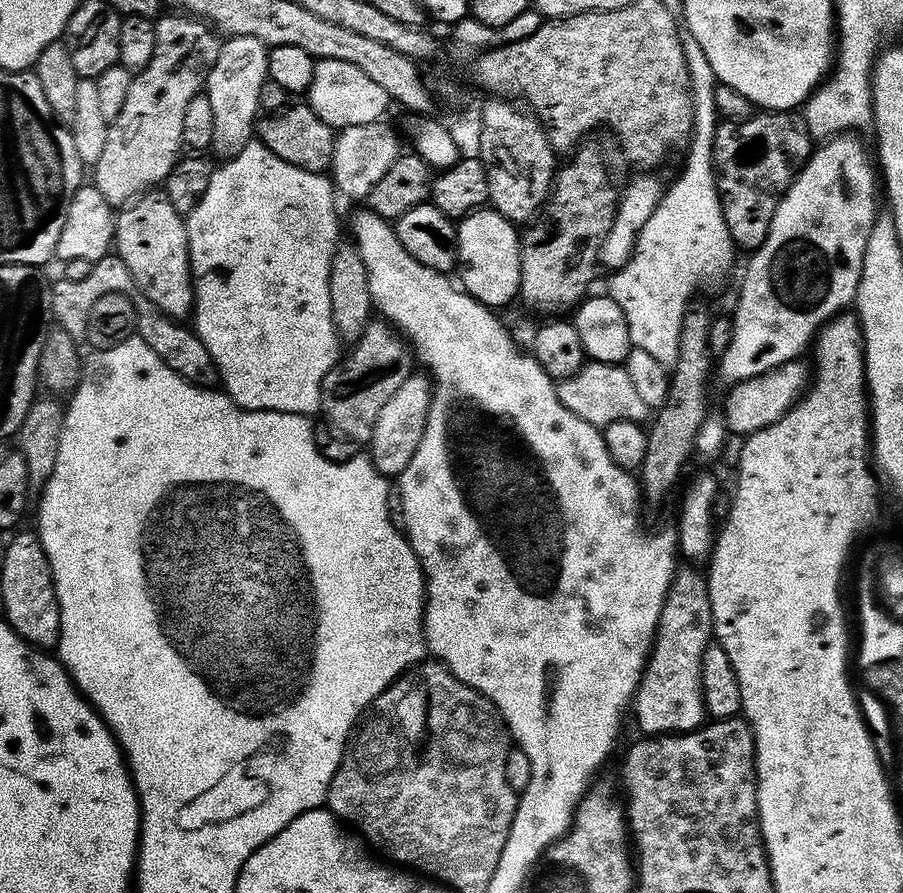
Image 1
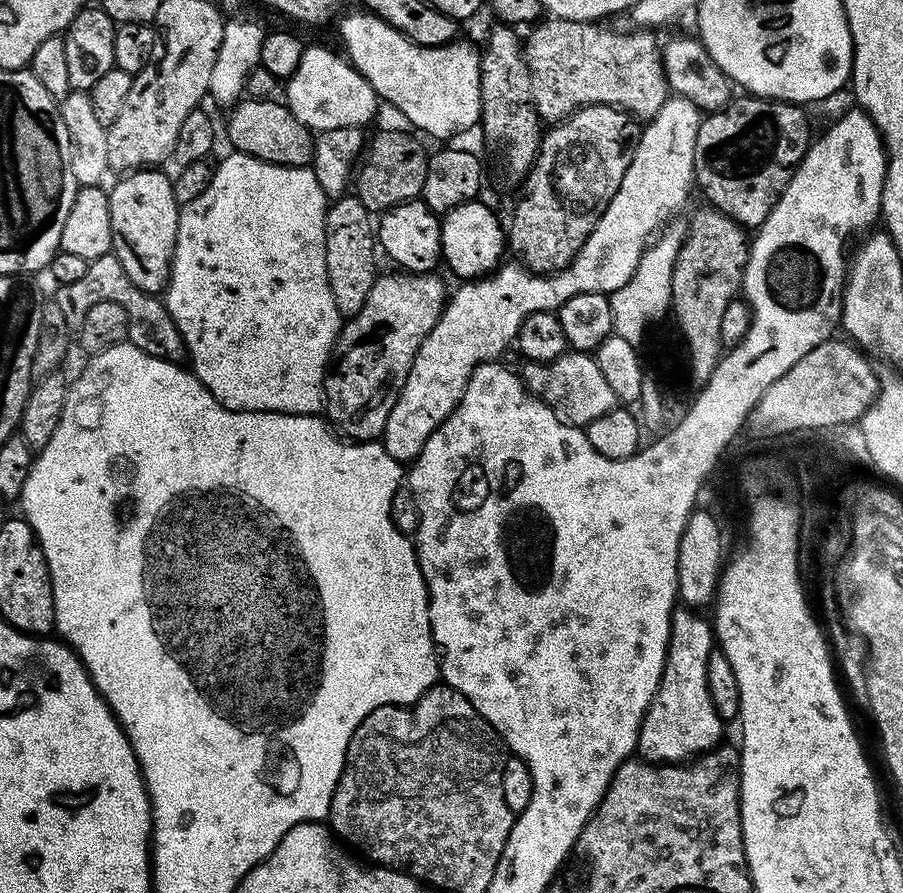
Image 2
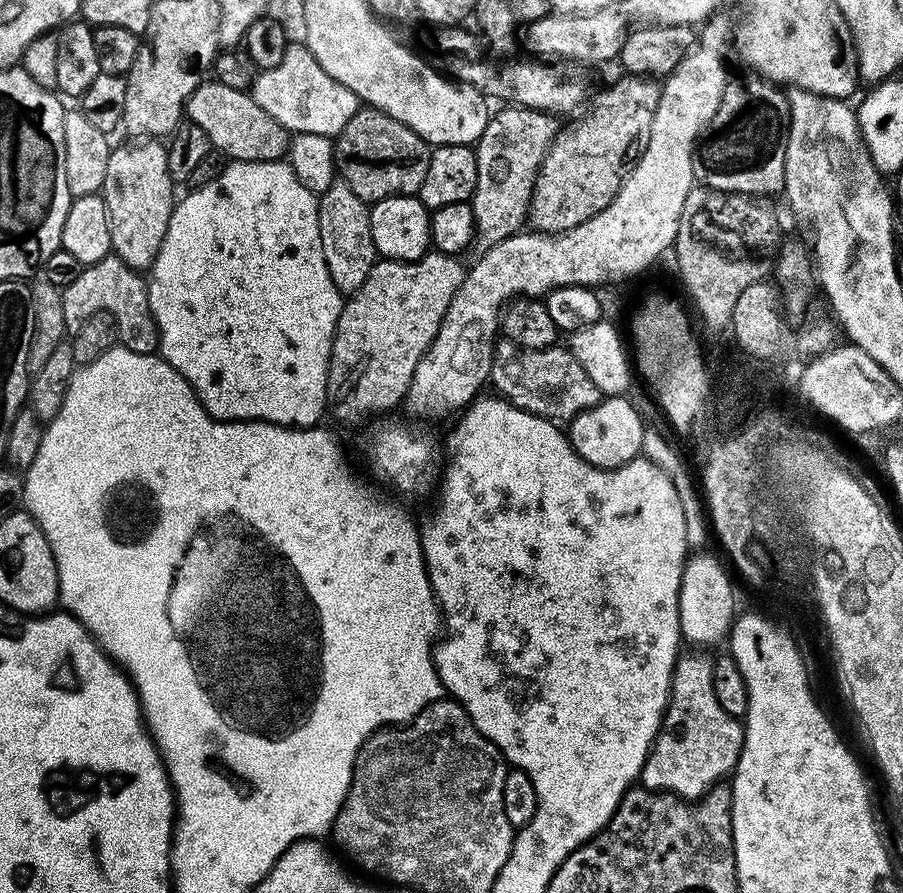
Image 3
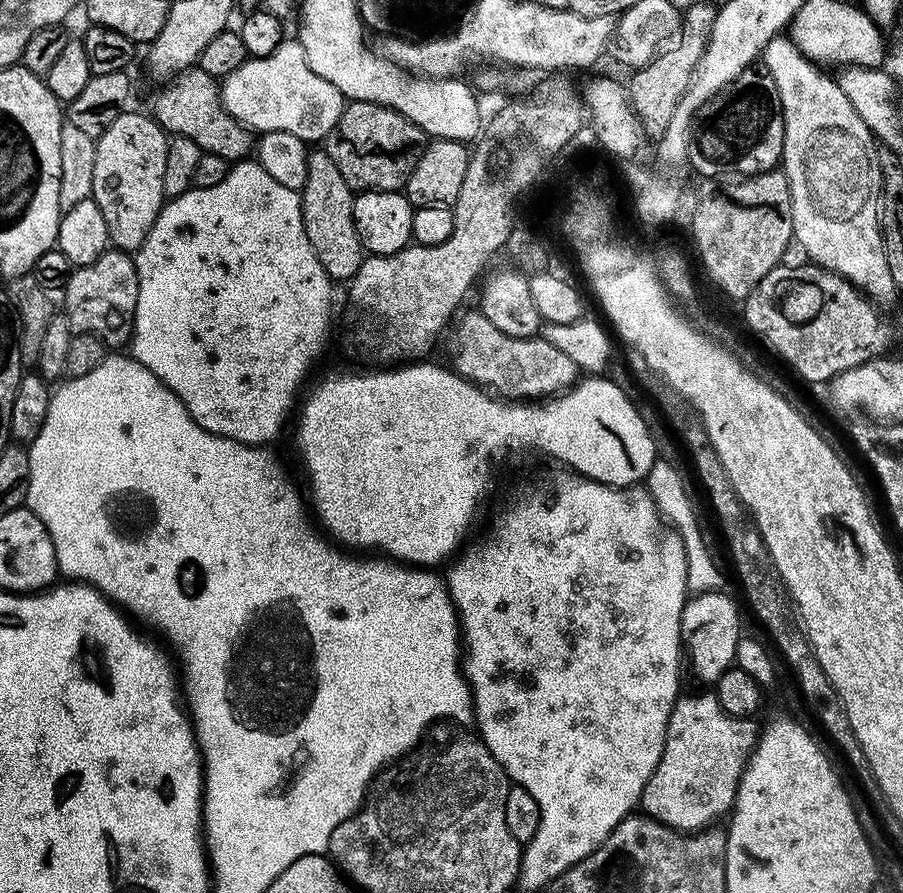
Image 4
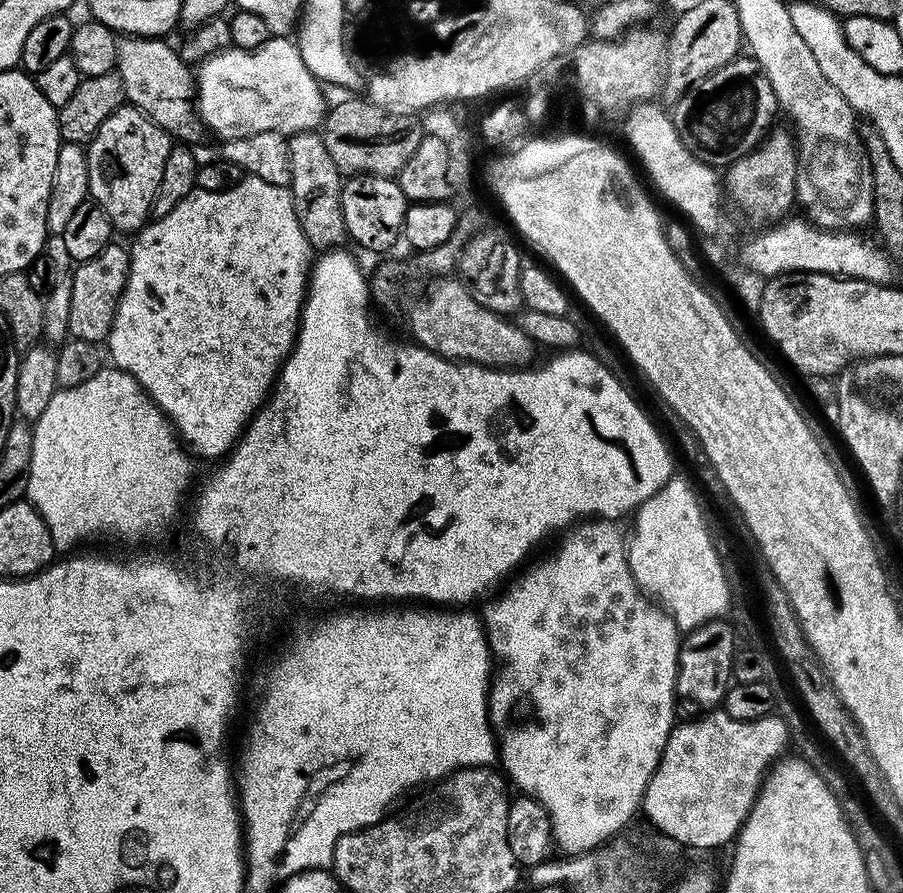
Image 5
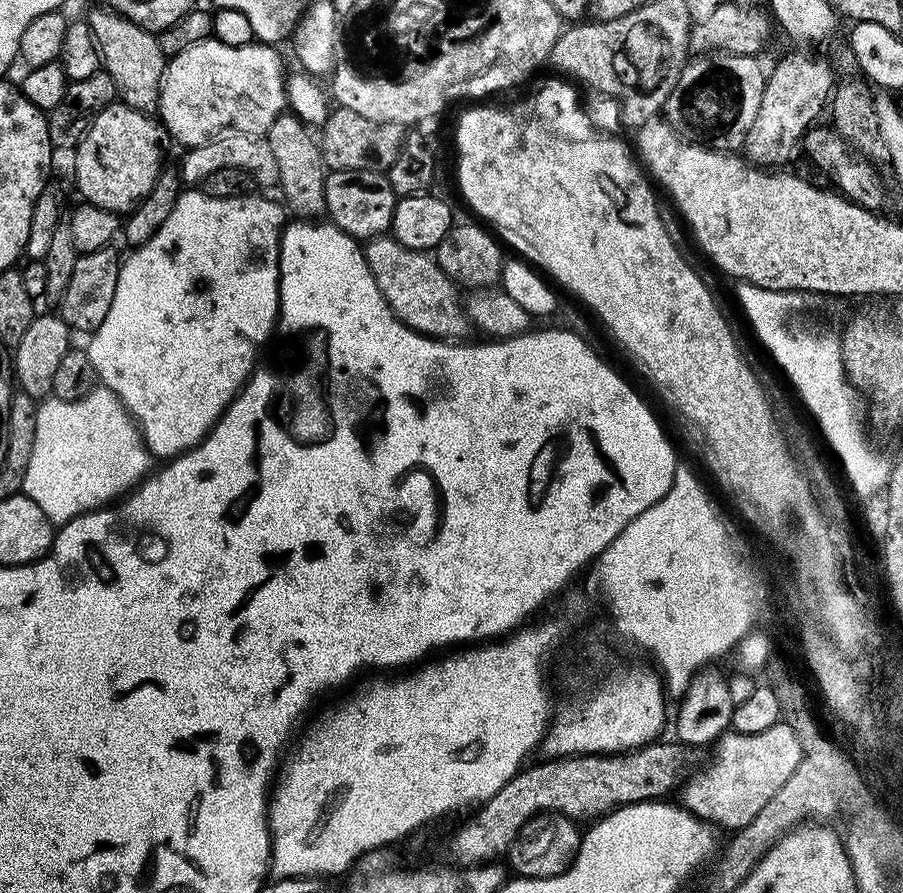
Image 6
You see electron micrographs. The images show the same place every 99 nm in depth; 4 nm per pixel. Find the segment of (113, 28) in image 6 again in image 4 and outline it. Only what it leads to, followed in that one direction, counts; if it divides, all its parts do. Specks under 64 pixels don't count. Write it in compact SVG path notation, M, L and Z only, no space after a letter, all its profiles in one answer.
M199 66L179 73L152 100L151 115L165 132L172 136L185 136L199 146L201 153L218 154L223 160L240 162L253 151L254 136L249 129L225 110L220 100L220 84L217 77L206 74Z

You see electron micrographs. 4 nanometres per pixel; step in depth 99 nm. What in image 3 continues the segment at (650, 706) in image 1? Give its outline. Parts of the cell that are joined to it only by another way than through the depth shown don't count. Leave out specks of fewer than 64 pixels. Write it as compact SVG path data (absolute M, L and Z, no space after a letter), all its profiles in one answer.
M685 651L672 672L668 707L664 710L660 733L640 771L639 783L649 792L673 792L684 800L698 800L729 774L735 773L744 748L744 725L718 706L712 660L700 653L703 651L688 651L692 652Z

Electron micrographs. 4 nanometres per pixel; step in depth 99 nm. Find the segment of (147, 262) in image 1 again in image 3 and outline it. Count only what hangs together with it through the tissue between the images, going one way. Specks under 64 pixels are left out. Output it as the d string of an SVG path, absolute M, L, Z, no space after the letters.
M140 138L135 142L128 142L132 144L120 144L115 145L112 148L110 158L106 162L106 182L102 189L102 195L106 202L106 214L108 215L108 221L110 222L110 242L112 243L112 252L118 258L122 258L122 262L126 262L126 266L137 270L151 269L154 258L158 254L158 250L162 246L162 238L166 234L166 226L170 224L170 214L174 205L174 197L172 198L172 187L174 187L174 181L172 175L168 172L168 149L159 139L156 138Z

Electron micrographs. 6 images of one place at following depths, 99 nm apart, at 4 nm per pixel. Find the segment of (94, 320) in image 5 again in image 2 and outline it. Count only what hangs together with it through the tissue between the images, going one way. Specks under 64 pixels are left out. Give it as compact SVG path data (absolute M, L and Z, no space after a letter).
M114 254L90 260L86 274L79 282L62 284L55 290L57 292L54 302L58 306L58 310L62 310L62 315L66 317L69 329L80 329L88 311L98 302L114 302L128 312L131 344L143 348L150 355L163 360L180 362L185 359L184 339L174 318L164 307L163 299L159 295L143 292L141 288L134 286L134 282L130 282L126 270L122 270L122 262L118 262L118 258Z

